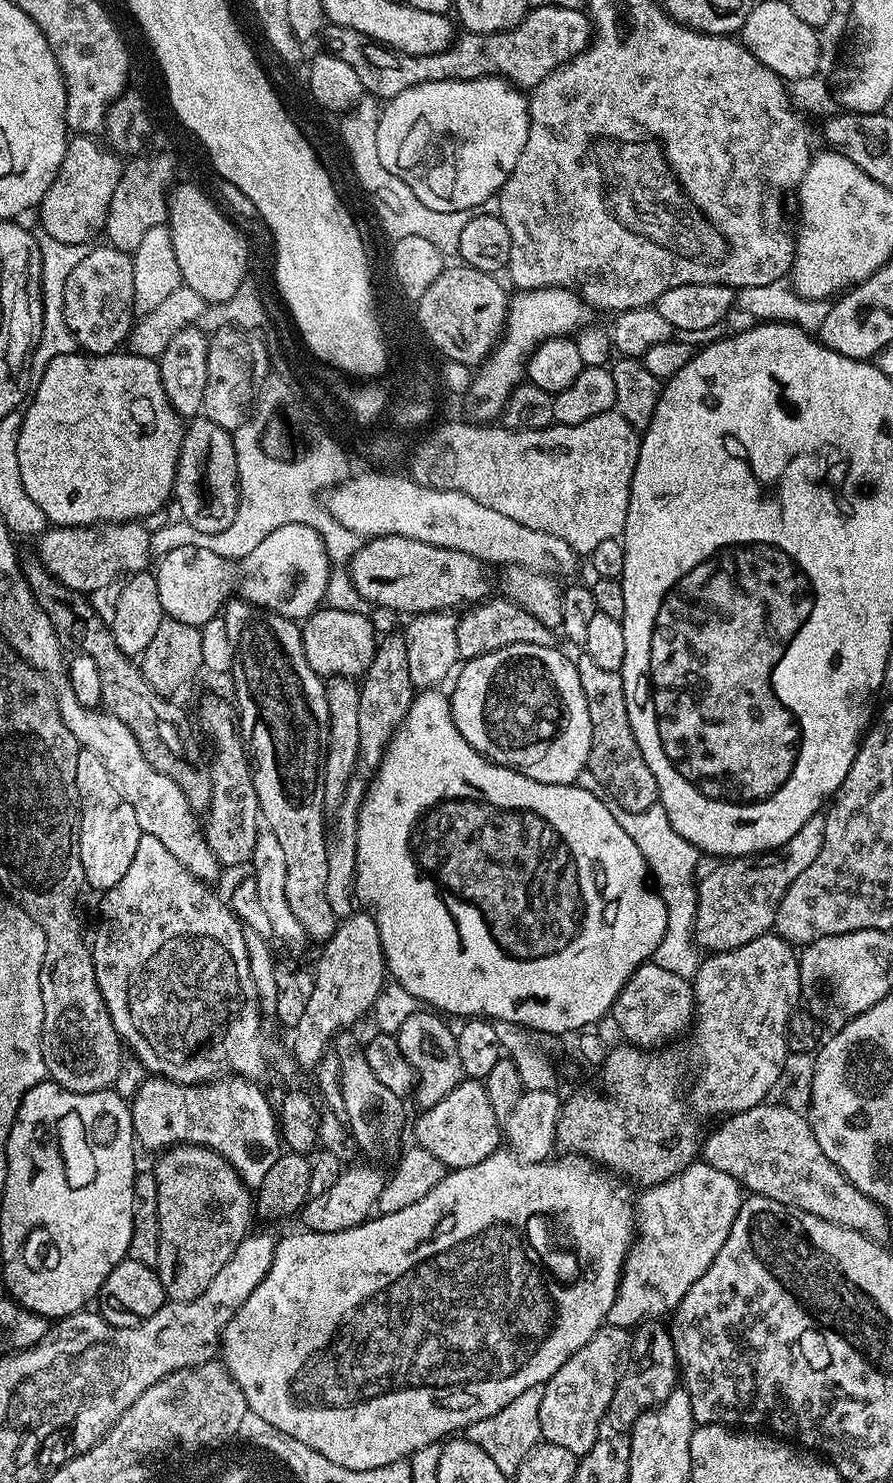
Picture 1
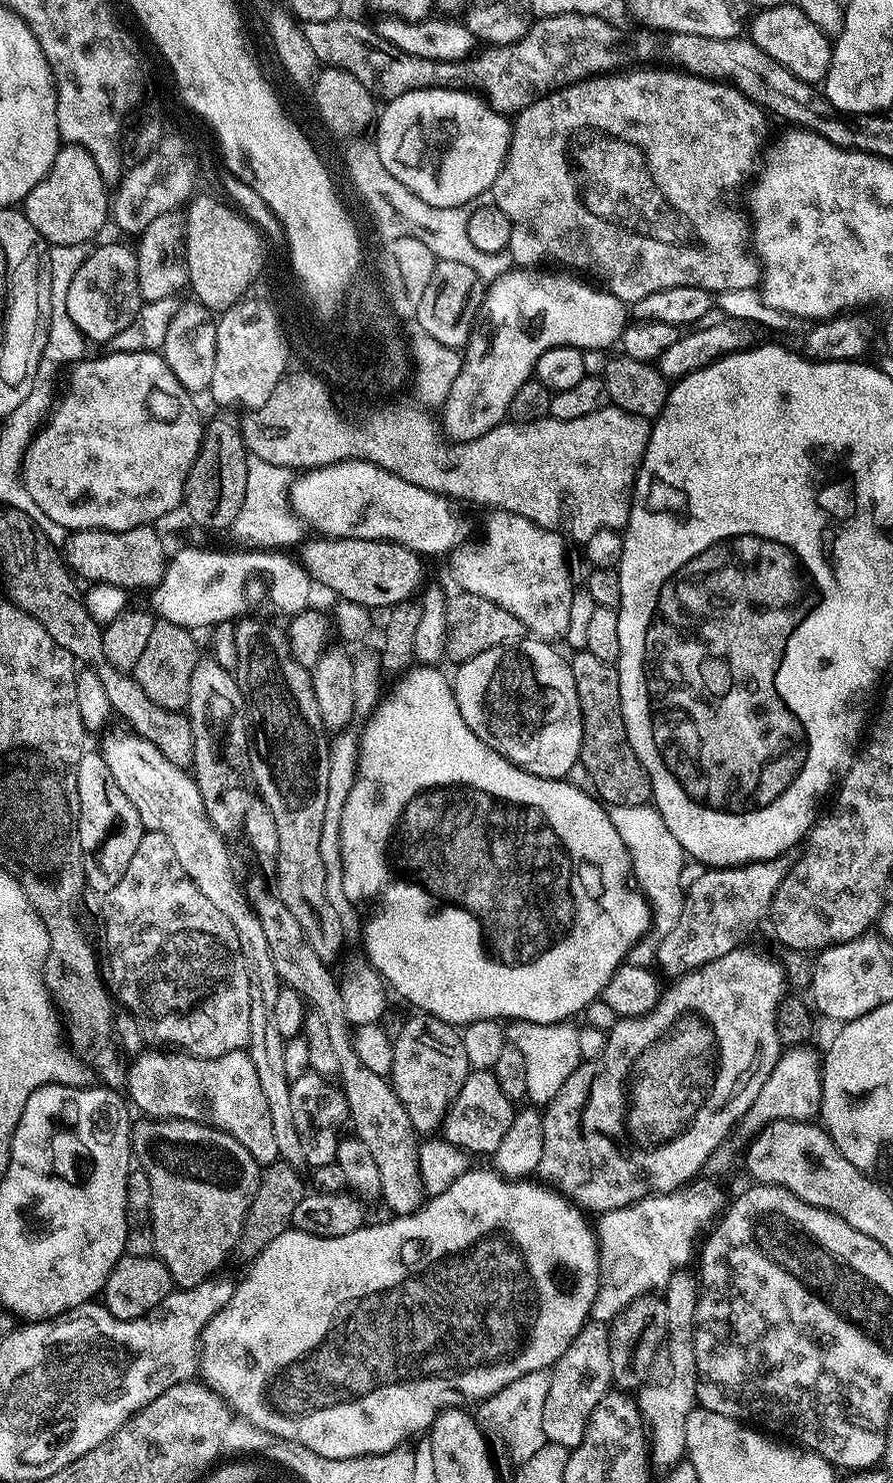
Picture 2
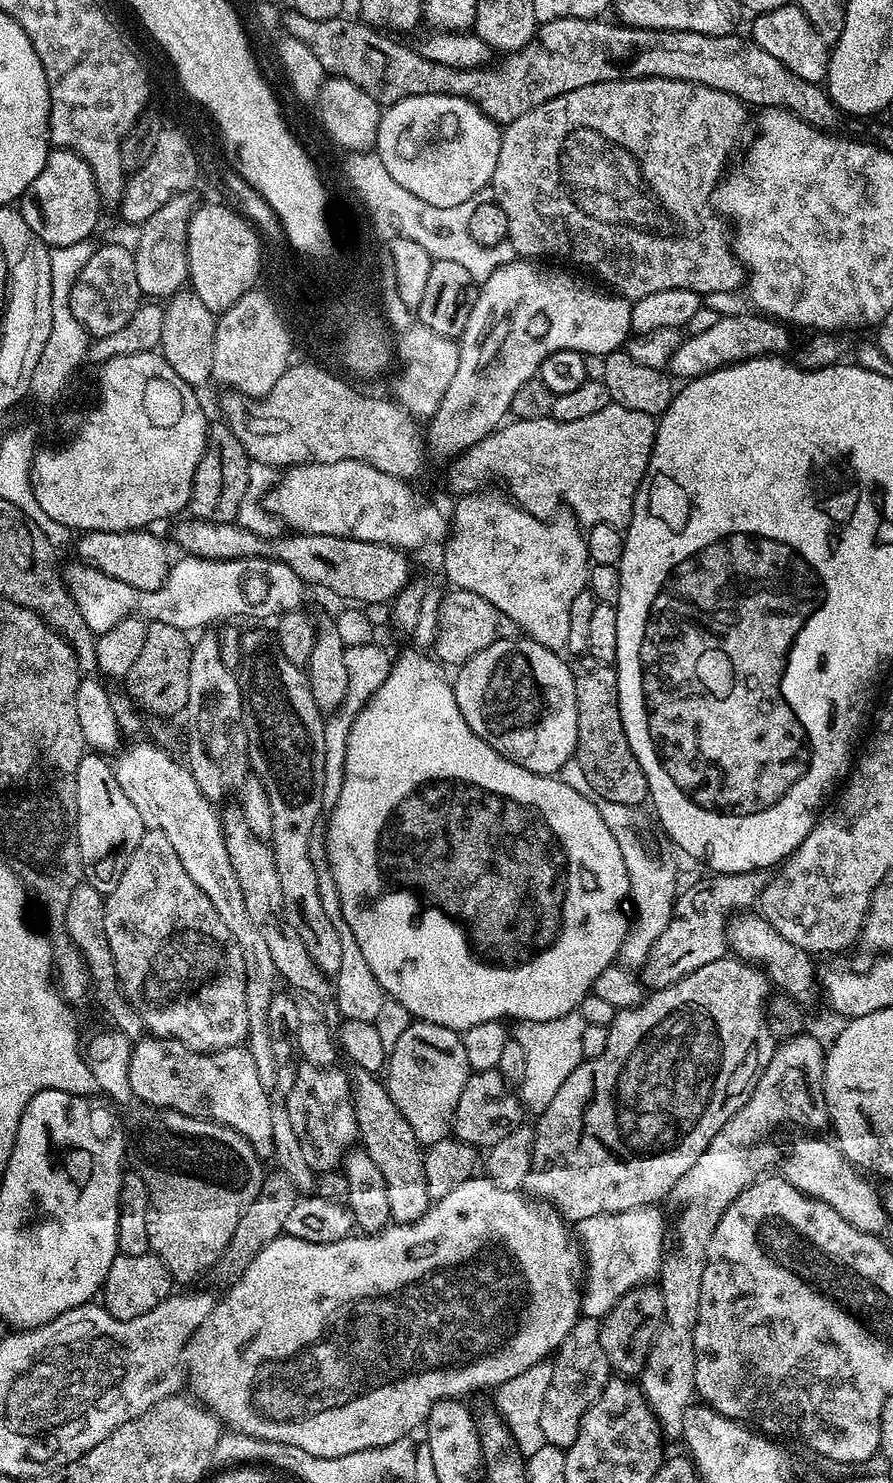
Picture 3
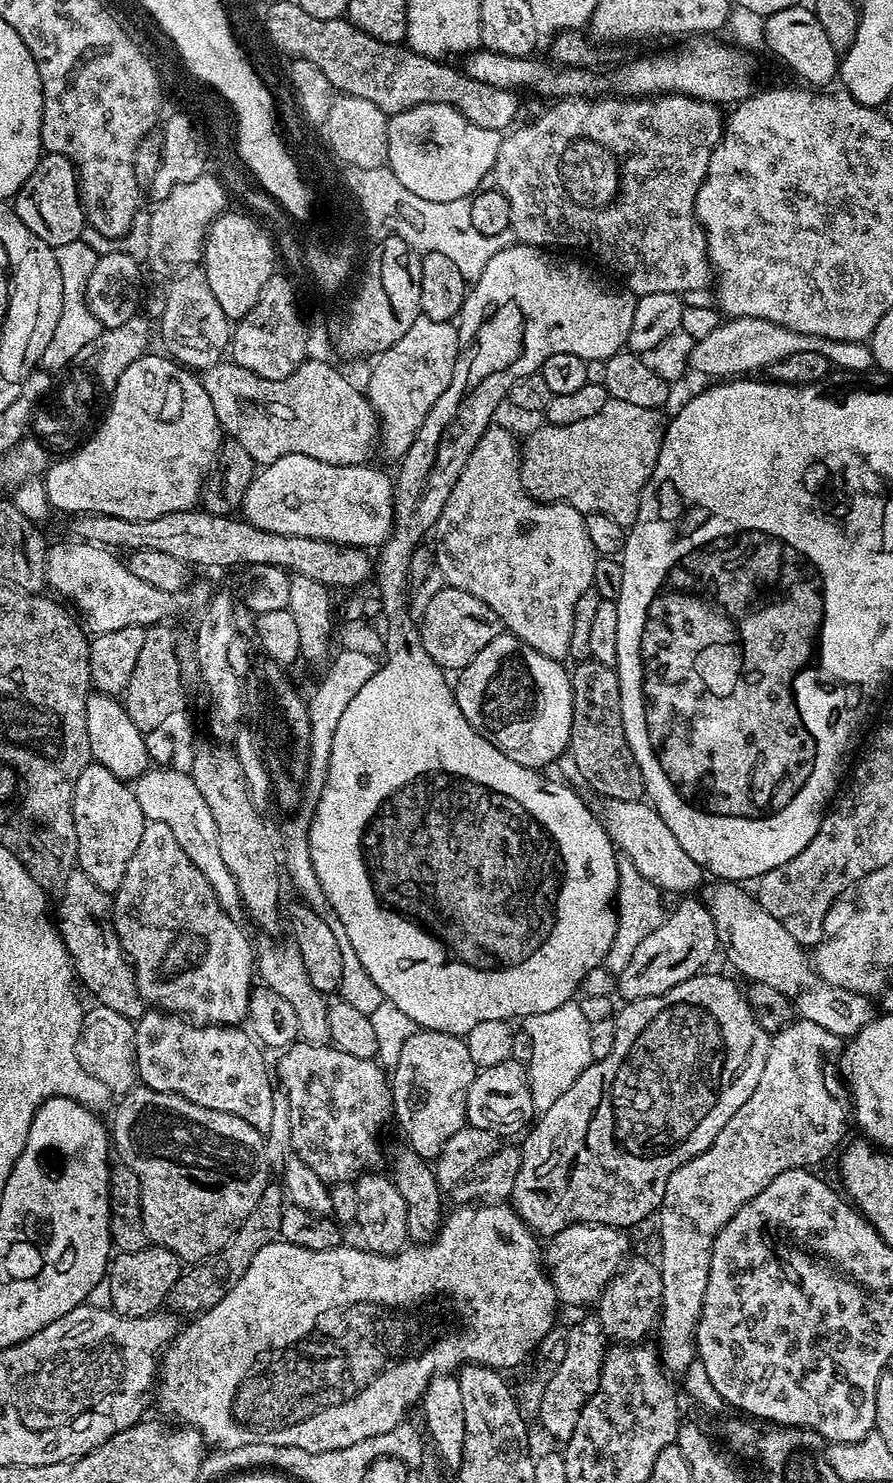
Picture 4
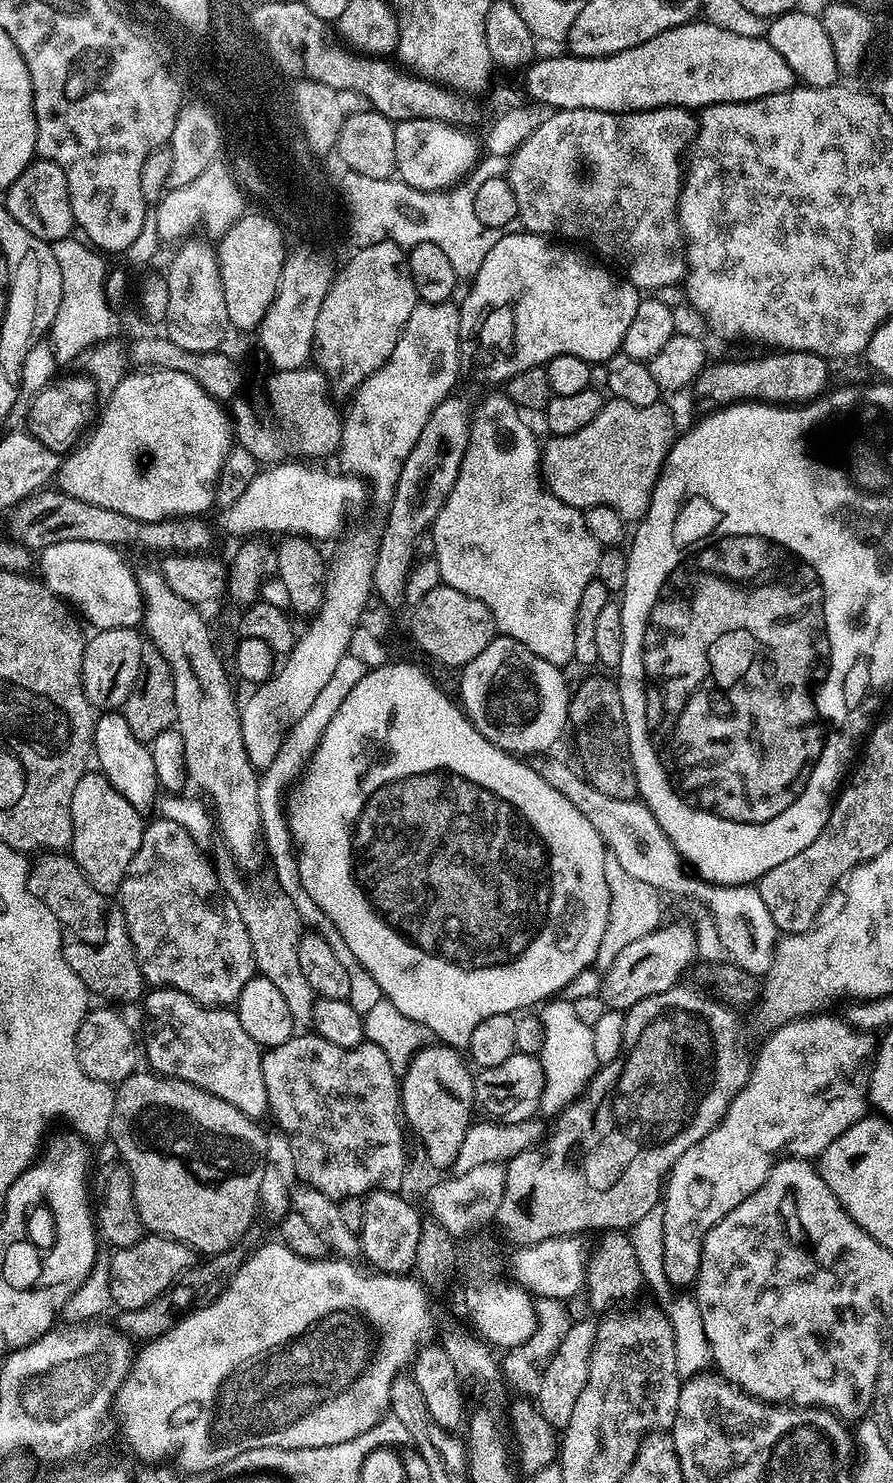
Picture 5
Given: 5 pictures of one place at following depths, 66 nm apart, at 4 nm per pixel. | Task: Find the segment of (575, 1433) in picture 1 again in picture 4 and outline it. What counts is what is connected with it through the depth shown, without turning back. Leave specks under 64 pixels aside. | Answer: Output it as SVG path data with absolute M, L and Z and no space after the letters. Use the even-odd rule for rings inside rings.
M588 1314L585 1320L580 1320L568 1332L568 1337L563 1337L564 1353L558 1362L558 1370L554 1370L554 1378L546 1382L546 1390L542 1394L542 1406L538 1413L540 1424L559 1442L567 1442L570 1434L574 1434L574 1426L578 1426L578 1414L582 1414L582 1406L598 1390L600 1385L600 1374L602 1372L602 1362L606 1351L606 1337L599 1320L595 1315Z

